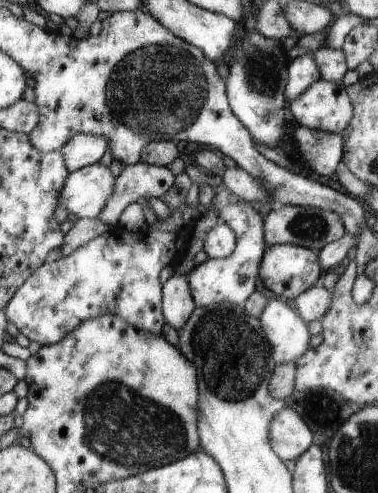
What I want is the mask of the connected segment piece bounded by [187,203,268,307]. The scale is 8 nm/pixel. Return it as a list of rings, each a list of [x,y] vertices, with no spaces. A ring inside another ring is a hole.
[[[228,203],[219,214],[220,218],[233,231],[238,238],[235,252],[223,259],[207,259],[198,263],[187,274],[190,294],[197,307],[217,306],[220,303],[243,305],[244,301],[256,292],[256,280],[259,278],[259,268],[263,254],[268,248],[265,242],[263,222],[265,215],[261,215],[252,204]]]

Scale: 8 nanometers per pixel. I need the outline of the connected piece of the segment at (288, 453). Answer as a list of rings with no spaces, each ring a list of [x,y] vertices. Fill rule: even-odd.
[[[284,407],[270,423],[272,450],[285,461],[298,458],[312,446],[312,432],[293,408]]]

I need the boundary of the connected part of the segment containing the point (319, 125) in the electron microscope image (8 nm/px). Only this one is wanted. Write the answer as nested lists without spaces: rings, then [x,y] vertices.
[[[320,78],[292,100],[291,116],[298,125],[309,129],[340,135],[354,118],[354,104],[342,82]]]

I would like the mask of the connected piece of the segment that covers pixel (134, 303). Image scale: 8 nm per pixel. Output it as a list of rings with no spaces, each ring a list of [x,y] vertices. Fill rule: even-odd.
[[[185,205],[179,207],[168,206],[171,210],[168,218],[157,216],[156,224],[145,222],[136,232],[128,231],[120,225],[113,230],[93,238],[88,244],[72,251],[68,256],[61,257],[52,263],[44,263],[23,286],[14,294],[4,310],[8,321],[16,325],[19,332],[27,336],[30,341],[38,342],[41,346],[55,345],[63,340],[68,333],[72,333],[92,317],[111,314],[125,320],[140,332],[162,335],[164,328],[163,290],[158,274],[164,266],[168,266],[176,252],[183,252],[193,230],[191,224],[194,218],[206,214],[204,205]]]

